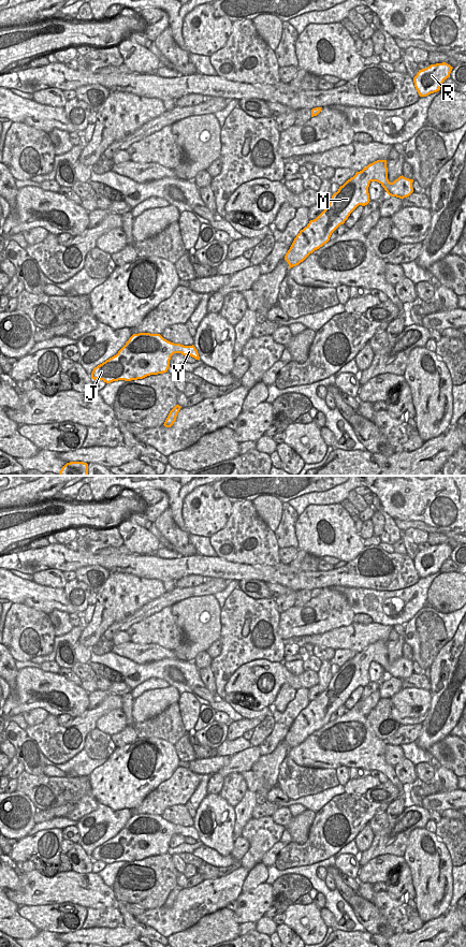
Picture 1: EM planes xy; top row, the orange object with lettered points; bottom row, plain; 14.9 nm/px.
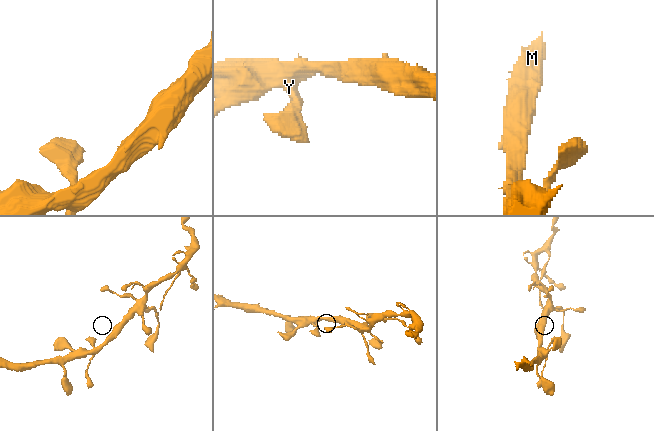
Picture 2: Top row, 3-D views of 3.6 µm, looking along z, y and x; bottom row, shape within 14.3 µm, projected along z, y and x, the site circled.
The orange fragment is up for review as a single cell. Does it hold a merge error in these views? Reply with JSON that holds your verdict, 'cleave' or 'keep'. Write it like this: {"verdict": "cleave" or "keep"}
{"verdict": "keep"}

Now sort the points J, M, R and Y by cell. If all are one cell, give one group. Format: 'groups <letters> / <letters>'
groups J M R Y

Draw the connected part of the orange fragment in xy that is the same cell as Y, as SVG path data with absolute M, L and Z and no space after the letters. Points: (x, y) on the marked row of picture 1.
M133 334L118 353L93 368L91 378L106 383L137 380L150 375L166 373L174 353L200 360L192 346L174 344L160 334Z

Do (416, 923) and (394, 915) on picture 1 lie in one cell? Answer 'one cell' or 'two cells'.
one cell

